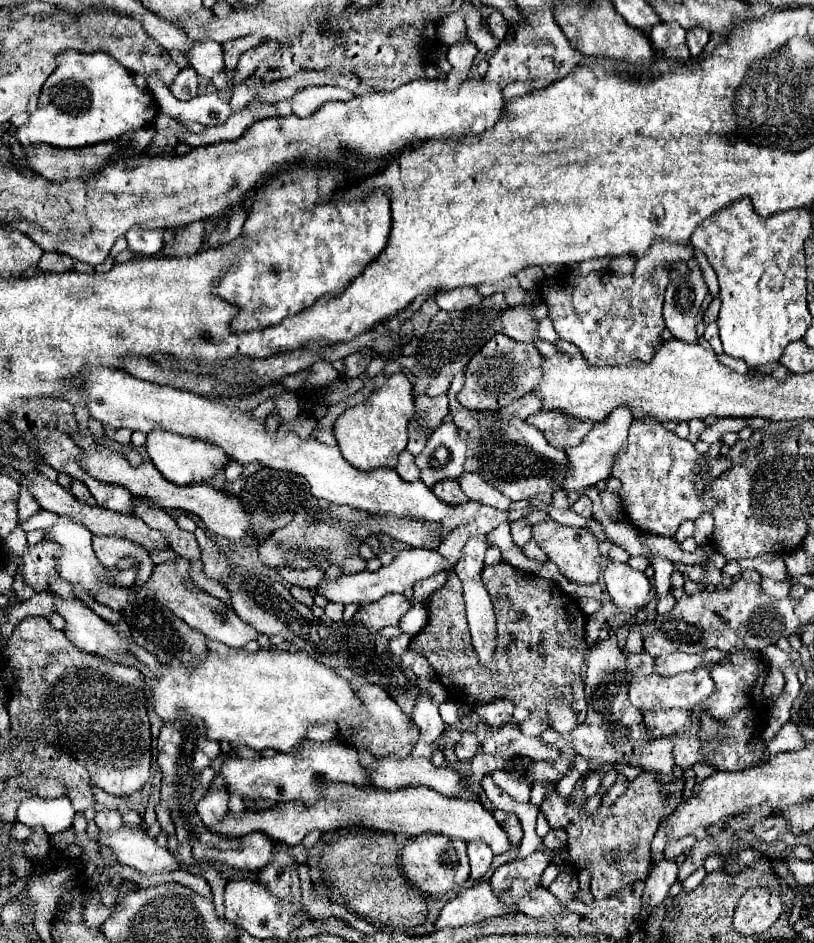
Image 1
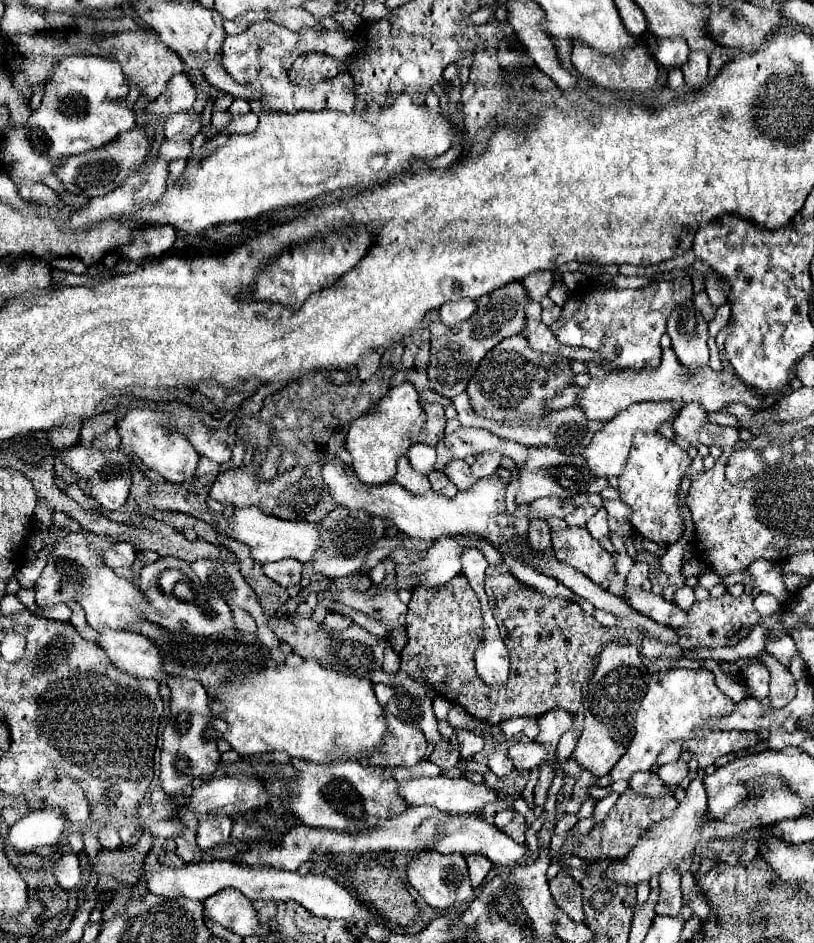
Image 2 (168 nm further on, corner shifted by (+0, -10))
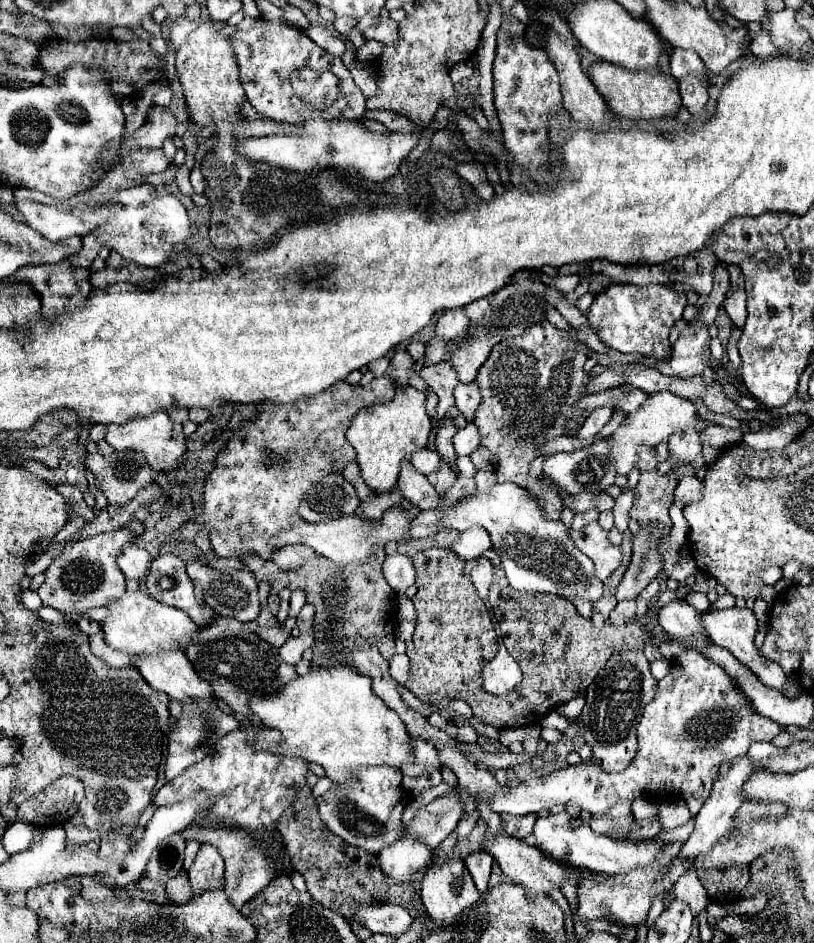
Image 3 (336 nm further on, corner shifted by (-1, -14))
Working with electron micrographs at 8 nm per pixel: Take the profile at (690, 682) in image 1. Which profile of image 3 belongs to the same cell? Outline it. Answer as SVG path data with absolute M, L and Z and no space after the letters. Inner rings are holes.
M689 648L689 650L683 650L683 652L681 652L681 654L673 660L669 674L667 674L663 680L659 680L659 686L657 686L655 698L645 707L645 710L643 710L643 714L637 724L639 752L637 752L635 760L631 762L631 766L629 766L627 770L623 770L623 772L605 772L605 770L603 770L603 768L601 768L601 766L599 766L593 758L589 758L589 760L583 760L581 764L569 764L569 766L565 766L565 768L561 768L561 770L555 770L555 772L547 774L547 776L539 776L539 778L535 778L535 780L521 782L517 788L501 788L501 790L493 796L493 800L491 800L491 808L493 808L495 812L509 812L509 814L517 814L517 816L521 816L521 814L529 814L529 812L549 810L549 808L553 808L553 806L557 806L557 804L575 804L575 806L579 806L581 810L591 812L593 816L603 816L603 814L605 814L611 806L615 806L617 802L625 802L625 800L633 802L635 798L667 800L667 798L665 798L665 794L669 794L669 798L681 798L681 796L685 794L685 796L693 796L693 798L699 798L701 802L705 802L705 800L709 798L711 786L713 786L713 782L715 782L715 778L717 778L719 764L723 764L723 762L731 764L735 758L745 756L745 754L747 754L747 750L749 750L749 746L751 746L753 742L771 742L771 740L773 740L779 732L781 732L781 726L779 726L777 722L773 722L773 720L769 720L769 718L765 718L765 716L757 714L757 712L753 710L751 702L747 700L745 692L741 692L741 688L735 684L735 680L733 680L733 678L731 678L731 676L729 676L729 674L727 674L721 666L717 666L715 662L711 662L711 660L709 660L707 656L703 656L701 652L697 652L697 650L691 650L691 648Z

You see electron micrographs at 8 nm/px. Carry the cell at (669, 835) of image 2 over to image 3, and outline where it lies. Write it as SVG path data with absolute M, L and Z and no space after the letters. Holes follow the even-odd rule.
M675 842L669 846L669 850L665 850L665 854L661 854L661 858L657 858L657 862L653 866L645 866L641 870L633 870L629 874L621 874L617 876L617 880L609 878L609 880L593 880L593 878L583 878L577 890L577 912L575 916L579 920L599 920L599 918L607 918L619 924L633 924L639 926L647 920L647 912L651 908L651 902L655 898L655 894L663 892L669 894L669 890L673 888L673 884L679 880L679 876L683 872L687 872L691 868L689 860L679 860L681 842Z

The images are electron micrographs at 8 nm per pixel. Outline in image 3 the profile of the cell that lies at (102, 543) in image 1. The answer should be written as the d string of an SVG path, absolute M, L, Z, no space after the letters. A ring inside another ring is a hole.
M129 544L125 546L119 556L117 556L117 564L121 568L121 572L125 574L125 578L131 580L143 580L149 574L149 566L151 566L151 556L145 548Z

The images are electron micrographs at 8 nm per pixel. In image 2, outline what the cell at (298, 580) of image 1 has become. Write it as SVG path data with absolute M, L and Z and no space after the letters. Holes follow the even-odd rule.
M284 560L276 564L268 564L262 568L268 578L272 578L276 584L282 588L290 588L300 584L300 574L302 574L302 564L296 560Z

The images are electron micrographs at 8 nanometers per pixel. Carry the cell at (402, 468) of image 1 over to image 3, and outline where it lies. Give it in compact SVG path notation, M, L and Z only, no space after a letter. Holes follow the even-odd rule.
M411 462L401 464L397 488L403 492L403 498L407 498L411 504L419 506L421 510L439 508L439 504L441 504L441 496L435 492L435 488L427 480L427 476L417 472L411 466Z

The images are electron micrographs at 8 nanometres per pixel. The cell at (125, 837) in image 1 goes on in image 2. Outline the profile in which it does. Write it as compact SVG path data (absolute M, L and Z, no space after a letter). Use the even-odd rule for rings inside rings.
M198 862L184 864L179 868L158 865L155 870L148 872L148 890L157 896L166 898L186 898L204 902L212 894L224 888L236 888L250 900L296 900L300 902L312 916L330 918L330 920L362 920L366 924L376 922L364 904L360 904L344 886L336 884L328 876L300 876L298 872L284 872L270 866L244 866L238 862Z

